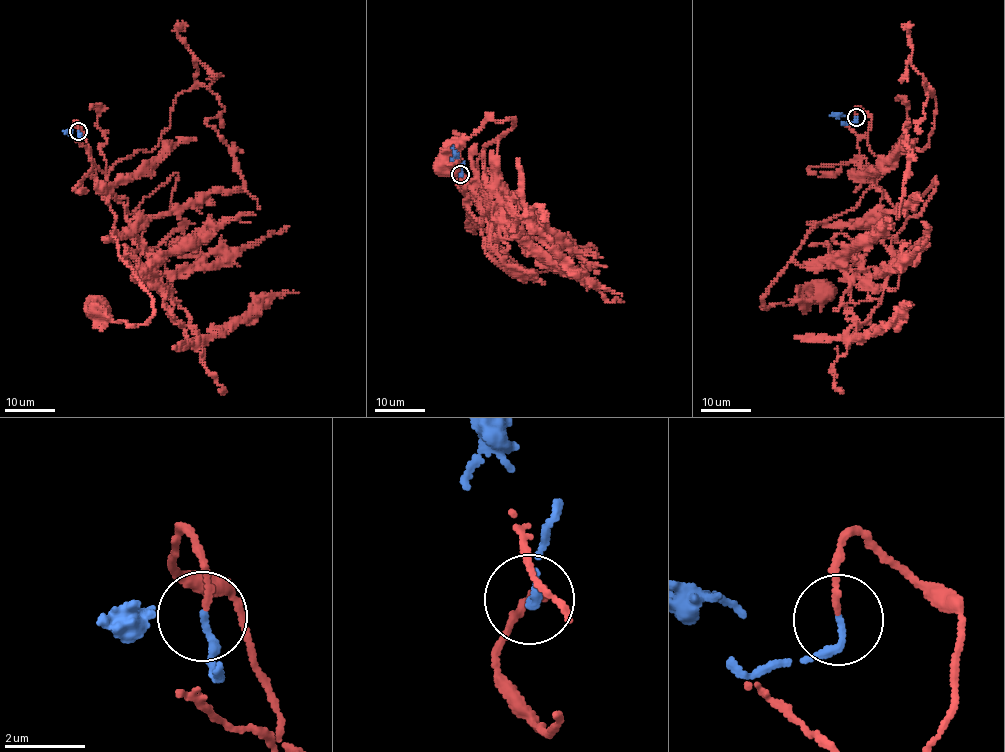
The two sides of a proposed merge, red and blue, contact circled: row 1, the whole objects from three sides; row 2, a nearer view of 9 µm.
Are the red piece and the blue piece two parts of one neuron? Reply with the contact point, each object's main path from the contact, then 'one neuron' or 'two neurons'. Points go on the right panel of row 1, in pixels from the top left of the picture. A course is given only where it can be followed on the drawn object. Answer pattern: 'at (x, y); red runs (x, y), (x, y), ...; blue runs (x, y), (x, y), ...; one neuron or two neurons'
at (856, 117); red runs (855, 116), (860, 107), (871, 118), (858, 147), (872, 184), (814, 226), (763, 297), (768, 308), (828, 293); blue runs (855, 117), (843, 122), (841, 114), (830, 115); one neuron

